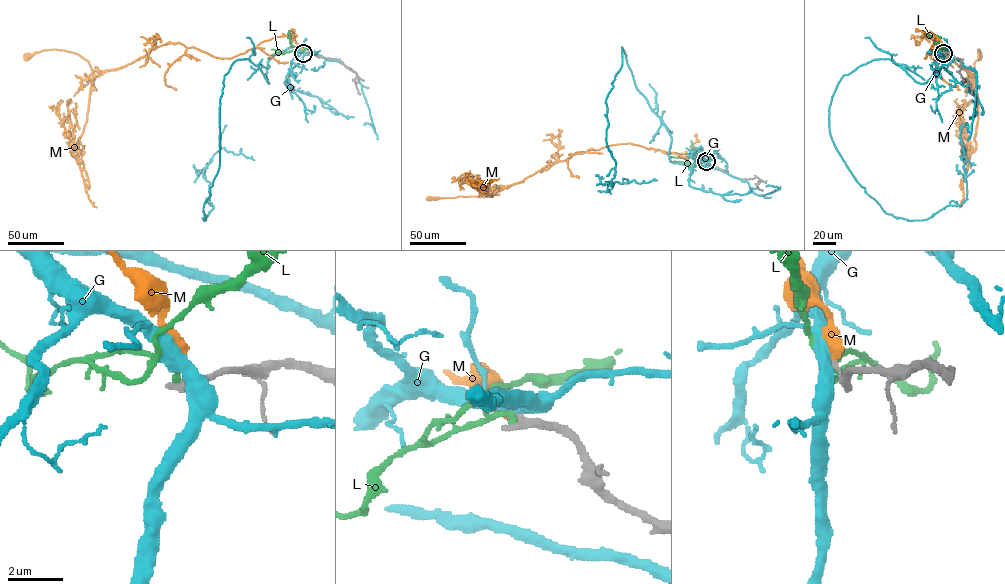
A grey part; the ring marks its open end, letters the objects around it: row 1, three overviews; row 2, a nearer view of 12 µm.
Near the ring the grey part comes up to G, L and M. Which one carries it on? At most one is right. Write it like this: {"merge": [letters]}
{"merge": []}

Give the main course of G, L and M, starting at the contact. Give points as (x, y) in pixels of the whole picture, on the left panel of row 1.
G: (303, 51), (272, 57), (269, 83), (248, 59), (225, 75), (203, 220), (213, 155), (254, 160)
L: (303, 52), (293, 49), (275, 53), (267, 58)
M: (303, 51), (288, 35), (230, 58), (168, 43), (104, 71), (93, 70), (87, 60), (65, 51), (26, 56)

